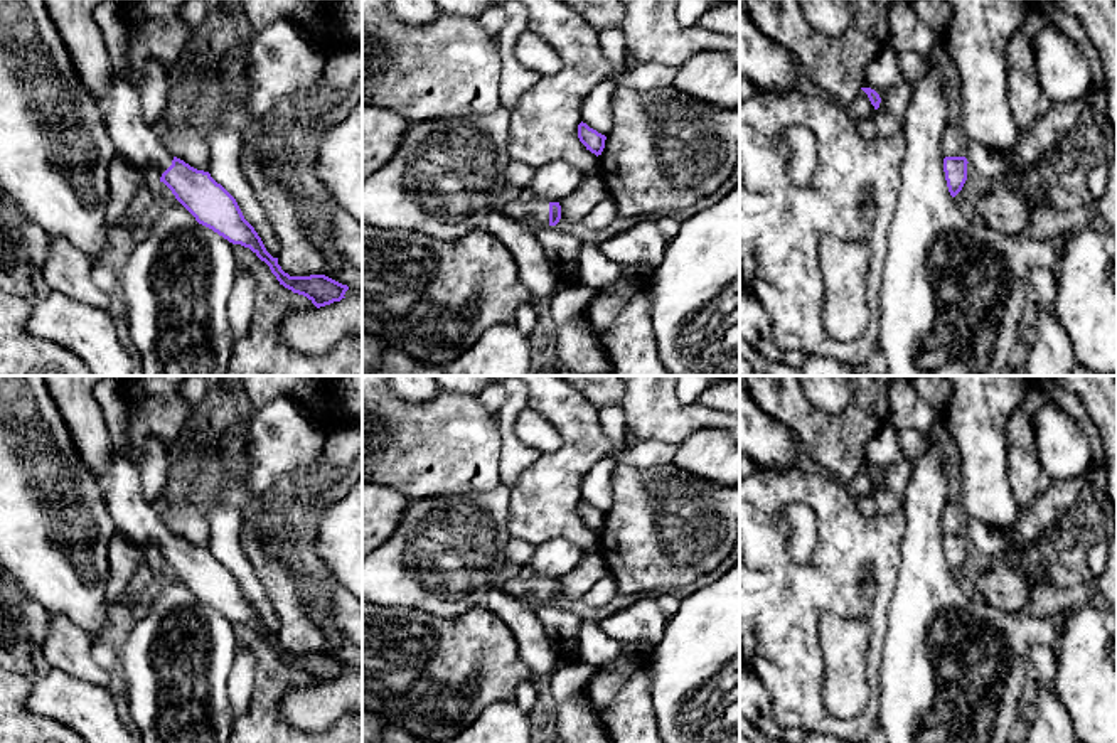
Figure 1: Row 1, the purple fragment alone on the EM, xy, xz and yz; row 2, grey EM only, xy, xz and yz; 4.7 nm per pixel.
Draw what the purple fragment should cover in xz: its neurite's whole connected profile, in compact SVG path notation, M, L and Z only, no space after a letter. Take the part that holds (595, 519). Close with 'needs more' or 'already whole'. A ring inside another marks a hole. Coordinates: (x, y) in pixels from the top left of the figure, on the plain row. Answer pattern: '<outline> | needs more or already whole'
M581 499L578 502L578 516L586 524L586 527L595 531L596 534L601 532L607 517L605 512L598 510L596 507L590 505L586 500Z | already whole

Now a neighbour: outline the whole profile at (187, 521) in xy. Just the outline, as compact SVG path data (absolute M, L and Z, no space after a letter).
M179 497L157 507L160 521L197 548L209 549L211 522L209 516L199 507Z

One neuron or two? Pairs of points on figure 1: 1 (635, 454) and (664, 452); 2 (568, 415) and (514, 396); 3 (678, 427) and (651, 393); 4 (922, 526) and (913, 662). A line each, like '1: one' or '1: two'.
1: one
2: two
3: one
4: one

